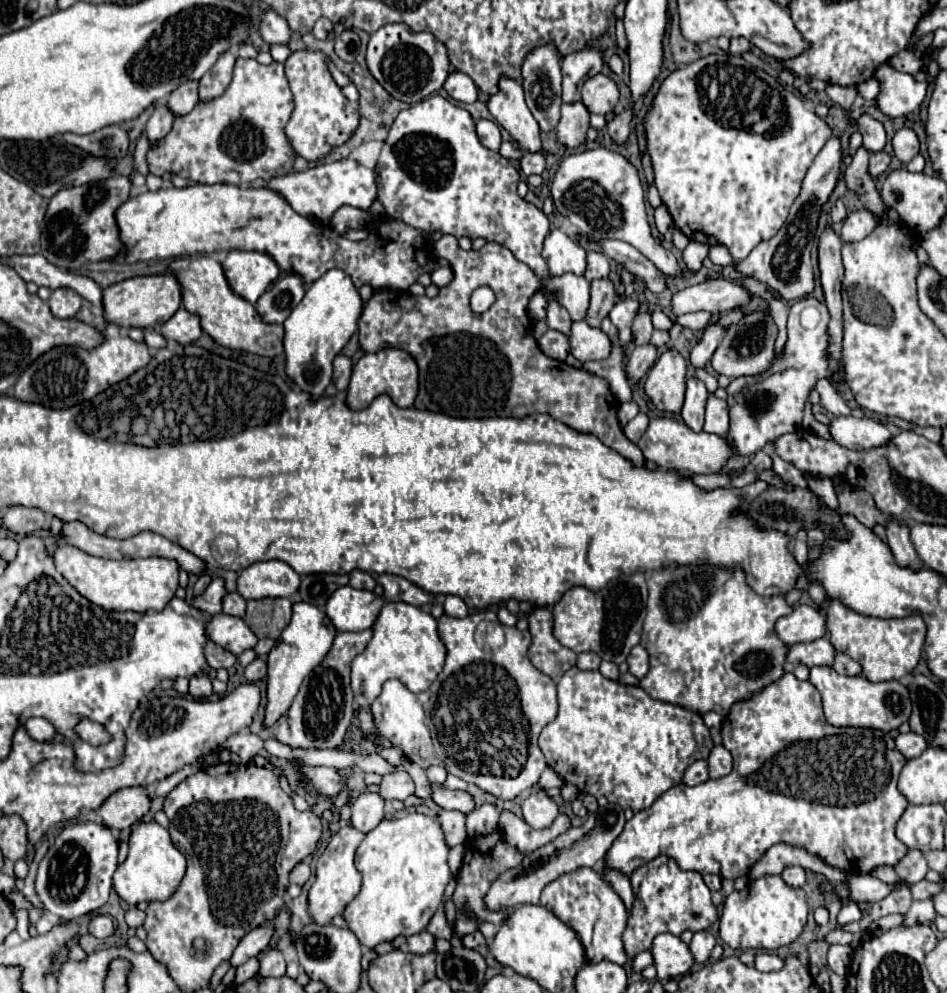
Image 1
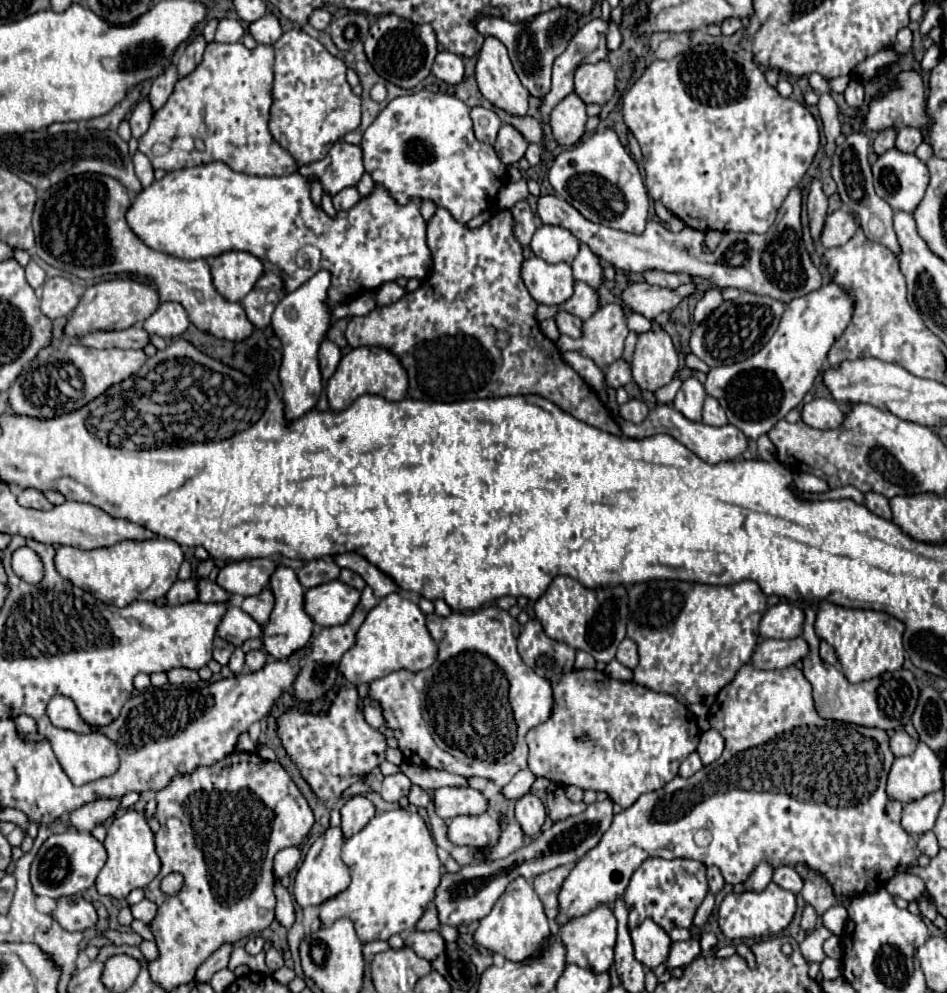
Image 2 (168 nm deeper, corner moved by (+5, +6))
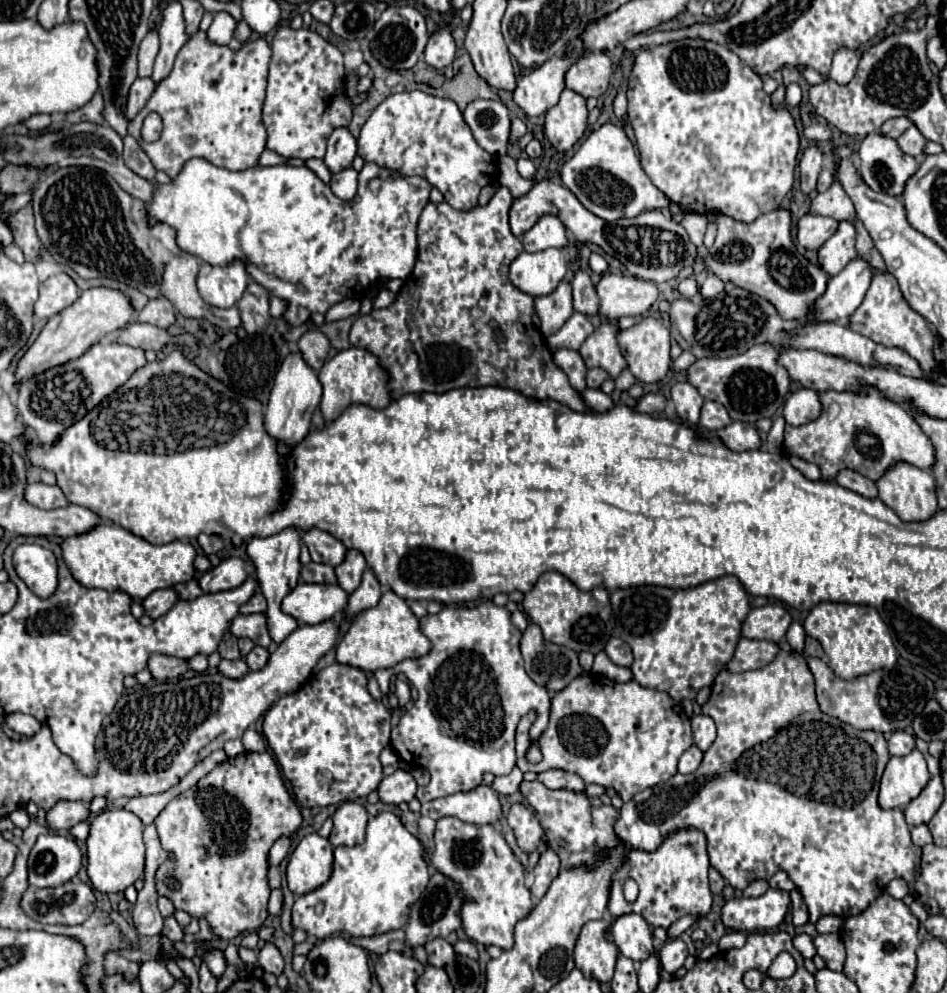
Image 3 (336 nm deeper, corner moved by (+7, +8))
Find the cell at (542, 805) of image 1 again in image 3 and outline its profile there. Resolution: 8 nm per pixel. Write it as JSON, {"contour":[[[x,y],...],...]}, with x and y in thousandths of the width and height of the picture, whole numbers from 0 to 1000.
{"contour":[[[541,810],[539,818],[536,818],[536,830],[541,832],[543,840],[545,840],[545,848],[553,858],[562,858],[572,844],[572,832],[566,824],[566,820],[562,818],[562,814],[553,812],[553,810]]]}

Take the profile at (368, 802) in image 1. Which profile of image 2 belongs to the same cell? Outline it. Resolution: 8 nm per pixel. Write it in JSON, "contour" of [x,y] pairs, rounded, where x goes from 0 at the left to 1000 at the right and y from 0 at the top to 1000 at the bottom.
{"contour":[[[374,802],[374,804],[370,804],[361,812],[361,816],[359,816],[363,844],[370,844],[376,838],[380,838],[391,828],[391,824],[395,820],[397,820],[397,816],[395,816],[393,808],[386,802]]]}

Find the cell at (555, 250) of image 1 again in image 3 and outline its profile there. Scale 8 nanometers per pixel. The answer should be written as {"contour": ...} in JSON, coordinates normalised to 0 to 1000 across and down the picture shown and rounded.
{"contour":[[[572,218],[553,238],[551,246],[555,254],[572,254],[579,250],[598,250],[600,234],[587,218]]]}

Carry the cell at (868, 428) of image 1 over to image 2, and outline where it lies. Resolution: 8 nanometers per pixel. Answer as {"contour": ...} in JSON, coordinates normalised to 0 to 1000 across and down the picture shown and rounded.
{"contour":[[[860,401],[857,405],[849,407],[845,413],[845,419],[847,419],[847,425],[864,433],[885,431],[891,423],[889,411],[874,401]]]}

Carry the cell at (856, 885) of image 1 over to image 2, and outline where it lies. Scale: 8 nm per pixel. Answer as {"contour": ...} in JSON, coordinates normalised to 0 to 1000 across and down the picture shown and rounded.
{"contour":[[[843,870],[841,876],[845,878],[845,882],[847,882],[847,886],[849,886],[847,902],[849,902],[849,906],[851,906],[853,910],[857,910],[857,912],[862,914],[864,922],[868,922],[876,912],[883,912],[883,910],[895,912],[895,910],[898,910],[895,904],[883,902],[881,896],[872,890],[872,886],[870,886],[866,880],[857,878],[857,876],[851,874],[849,870]]]}

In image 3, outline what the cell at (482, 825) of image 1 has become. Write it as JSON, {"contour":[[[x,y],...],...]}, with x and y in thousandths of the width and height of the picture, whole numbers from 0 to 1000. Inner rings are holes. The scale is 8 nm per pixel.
{"contour":[[[465,824],[460,830],[460,838],[458,838],[458,850],[460,850],[460,854],[458,854],[456,870],[467,880],[475,882],[477,886],[484,886],[488,900],[501,904],[501,908],[492,910],[486,918],[488,933],[490,933],[490,939],[494,941],[494,945],[505,951],[511,951],[511,953],[522,951],[530,957],[539,957],[543,953],[543,933],[545,933],[545,928],[553,926],[562,918],[564,908],[562,908],[560,896],[553,892],[553,874],[541,860],[539,852],[534,852],[532,842],[526,836],[522,836],[520,830],[505,832],[505,830],[492,830],[484,824]],[[524,852],[530,852],[530,860],[524,856]]]}

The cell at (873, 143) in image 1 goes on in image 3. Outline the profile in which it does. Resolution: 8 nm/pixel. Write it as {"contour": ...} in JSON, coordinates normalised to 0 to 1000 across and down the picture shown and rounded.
{"contour":[[[889,48],[889,52],[885,52],[885,56],[881,56],[881,62],[879,62],[879,70],[876,70],[876,79],[889,87],[893,87],[902,75],[906,70],[906,54],[904,52],[898,52],[893,48]]]}

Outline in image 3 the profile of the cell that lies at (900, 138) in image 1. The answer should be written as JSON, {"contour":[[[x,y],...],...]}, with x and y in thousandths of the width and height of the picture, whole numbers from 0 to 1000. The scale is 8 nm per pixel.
{"contour":[[[961,127],[946,143],[948,143],[952,153],[957,153],[961,157],[967,157],[967,159],[974,157],[974,151],[976,151],[976,145],[978,145],[976,137],[971,135],[971,131],[967,127]]]}

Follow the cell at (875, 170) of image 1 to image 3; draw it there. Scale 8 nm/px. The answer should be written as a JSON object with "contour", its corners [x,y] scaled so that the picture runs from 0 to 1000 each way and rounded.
{"contour":[[[942,119],[942,121],[938,121],[938,123],[933,123],[931,125],[931,129],[929,129],[929,133],[933,135],[933,137],[938,137],[938,139],[948,139],[959,127],[961,127],[963,123],[961,121],[957,121],[957,119]]]}

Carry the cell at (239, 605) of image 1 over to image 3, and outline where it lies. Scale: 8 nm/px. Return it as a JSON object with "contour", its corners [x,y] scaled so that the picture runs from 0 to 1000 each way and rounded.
{"contour":[[[203,582],[203,584],[199,584],[199,586],[186,588],[184,594],[188,596],[188,600],[190,600],[192,604],[207,604],[209,600],[215,598],[215,594],[213,594],[211,588],[209,588],[209,582]]]}

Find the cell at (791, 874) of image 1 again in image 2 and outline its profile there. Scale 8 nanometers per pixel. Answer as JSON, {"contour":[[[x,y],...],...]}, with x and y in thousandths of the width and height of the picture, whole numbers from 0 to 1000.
{"contour":[[[834,872],[819,874],[819,876],[817,876],[815,886],[817,886],[824,894],[834,896],[834,898],[838,898],[838,900],[843,900],[843,898],[847,896],[847,890],[849,890],[849,888],[847,888],[847,884],[843,882],[843,878],[841,878],[838,874],[834,874]]]}

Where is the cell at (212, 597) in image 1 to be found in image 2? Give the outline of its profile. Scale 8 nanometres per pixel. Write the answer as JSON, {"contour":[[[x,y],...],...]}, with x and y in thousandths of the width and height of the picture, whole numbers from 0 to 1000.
{"contour":[[[188,584],[184,586],[184,590],[177,594],[175,598],[175,608],[186,610],[186,608],[196,608],[196,606],[205,606],[209,602],[209,594],[207,594],[207,584]]]}

